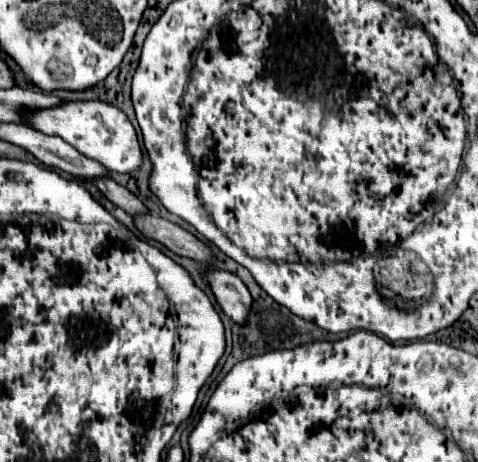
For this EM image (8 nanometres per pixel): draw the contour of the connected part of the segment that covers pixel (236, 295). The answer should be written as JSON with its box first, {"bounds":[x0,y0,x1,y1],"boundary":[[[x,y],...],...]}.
{"bounds":[207,272,253,326],"boundary":[[[209,272],[207,282],[211,284],[211,290],[223,308],[223,312],[239,326],[249,320],[249,310],[253,306],[253,298],[247,290],[247,286],[231,272]]]}

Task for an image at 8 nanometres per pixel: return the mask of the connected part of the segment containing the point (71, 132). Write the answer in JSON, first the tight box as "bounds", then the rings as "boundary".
{"bounds":[25,100,143,172],"boundary":[[[83,100],[83,102],[65,102],[49,110],[33,110],[25,114],[27,122],[49,136],[59,136],[77,148],[81,154],[101,162],[111,172],[133,172],[143,162],[143,152],[137,140],[137,132],[129,118],[117,108],[101,100]]]}

